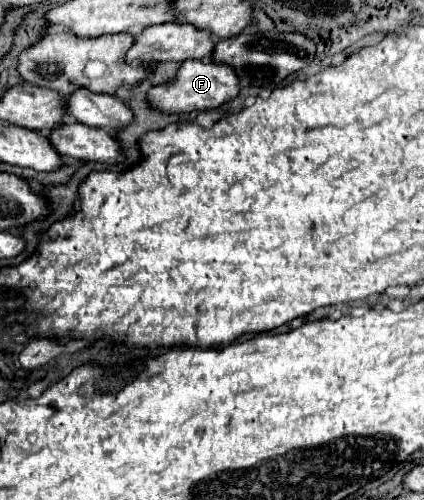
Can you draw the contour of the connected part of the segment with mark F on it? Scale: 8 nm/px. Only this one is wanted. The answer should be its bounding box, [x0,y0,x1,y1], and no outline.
[147,60,239,114]

